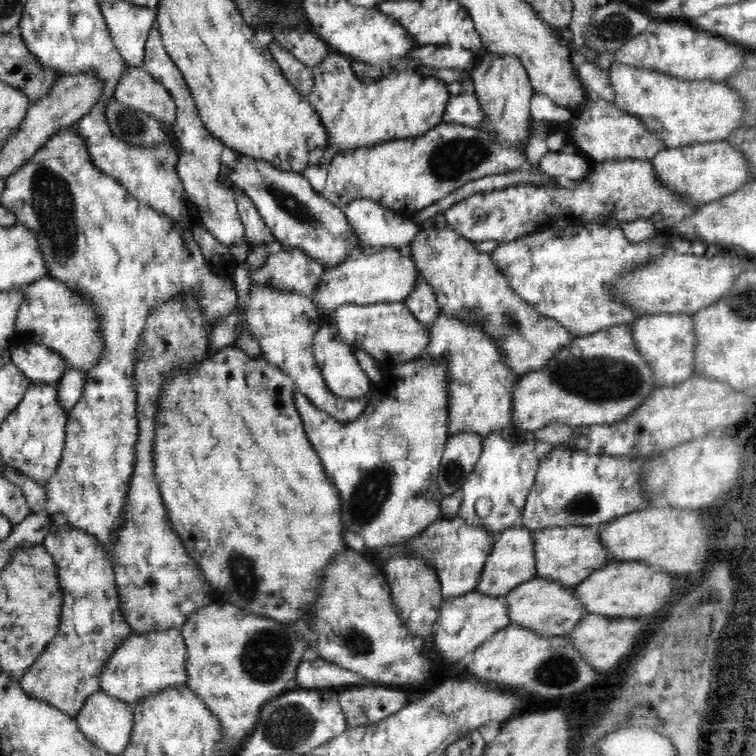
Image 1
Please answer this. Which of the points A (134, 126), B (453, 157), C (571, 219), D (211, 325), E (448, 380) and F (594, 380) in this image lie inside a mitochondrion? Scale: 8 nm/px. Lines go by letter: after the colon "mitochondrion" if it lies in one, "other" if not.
A: mitochondrion
B: mitochondrion
C: other
D: other
E: other
F: mitochondrion

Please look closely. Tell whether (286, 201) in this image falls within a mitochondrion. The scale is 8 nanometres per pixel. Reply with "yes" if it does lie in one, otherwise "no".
yes

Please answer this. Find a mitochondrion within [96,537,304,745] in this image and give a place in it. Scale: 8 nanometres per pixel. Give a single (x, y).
(264, 655)

